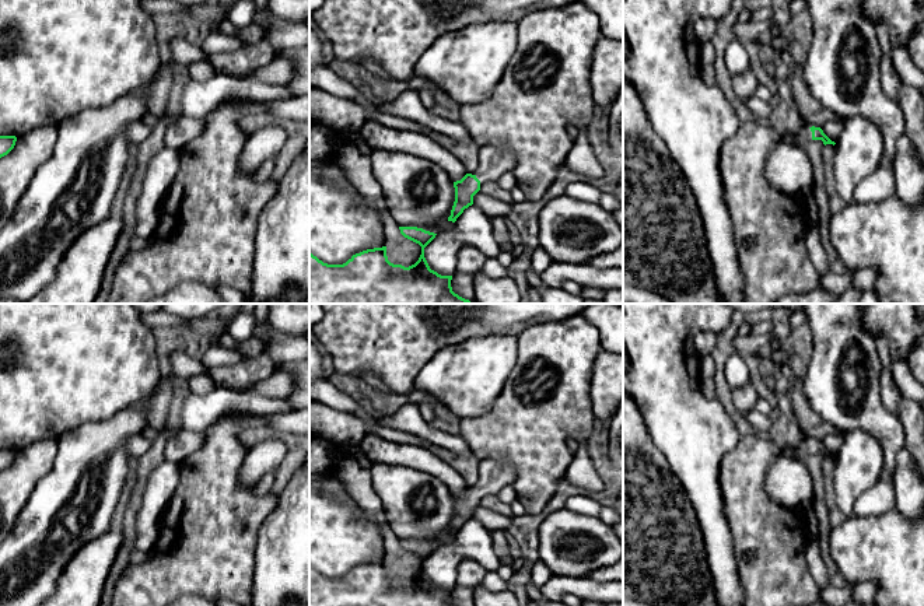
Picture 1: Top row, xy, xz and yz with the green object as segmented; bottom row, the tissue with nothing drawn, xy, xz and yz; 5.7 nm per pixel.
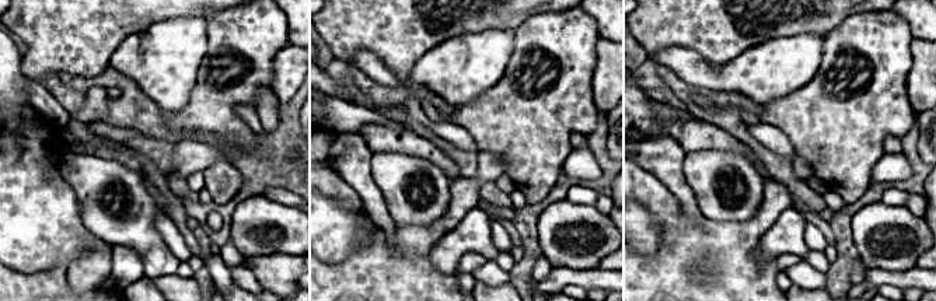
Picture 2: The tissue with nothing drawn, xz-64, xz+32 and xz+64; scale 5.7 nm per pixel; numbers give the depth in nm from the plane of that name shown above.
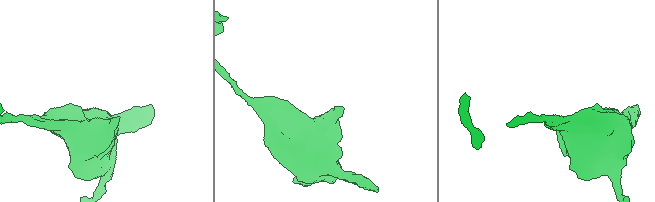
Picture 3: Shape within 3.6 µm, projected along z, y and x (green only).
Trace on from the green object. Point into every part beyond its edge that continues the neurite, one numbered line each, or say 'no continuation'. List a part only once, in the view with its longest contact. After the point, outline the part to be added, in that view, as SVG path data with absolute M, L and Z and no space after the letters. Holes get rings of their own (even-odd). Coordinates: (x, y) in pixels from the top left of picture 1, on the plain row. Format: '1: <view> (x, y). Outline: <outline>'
1: yz (805, 448). Outline: M806 438L802 439L802 442L801 442L799 448L798 448L798 452L802 456L812 453L812 445Z

